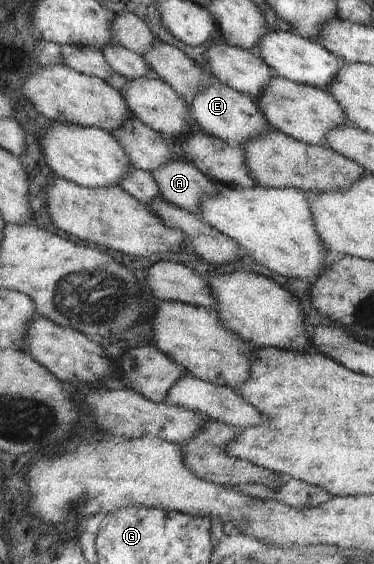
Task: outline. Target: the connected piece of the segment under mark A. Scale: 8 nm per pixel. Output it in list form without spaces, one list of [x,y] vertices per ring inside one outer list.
[[[180,158],[163,162],[158,168],[150,171],[150,175],[156,181],[158,195],[161,199],[188,212],[194,213],[203,196],[217,193],[217,183],[210,180],[198,169],[195,169],[193,164],[185,162]]]

